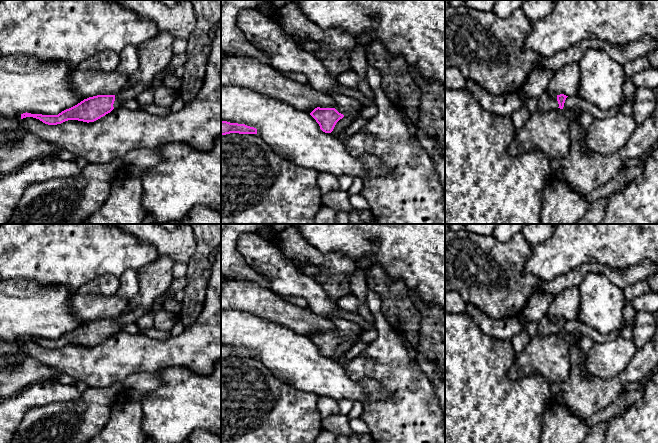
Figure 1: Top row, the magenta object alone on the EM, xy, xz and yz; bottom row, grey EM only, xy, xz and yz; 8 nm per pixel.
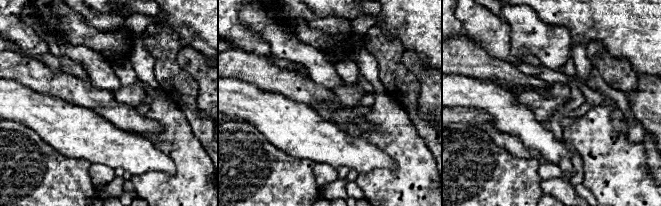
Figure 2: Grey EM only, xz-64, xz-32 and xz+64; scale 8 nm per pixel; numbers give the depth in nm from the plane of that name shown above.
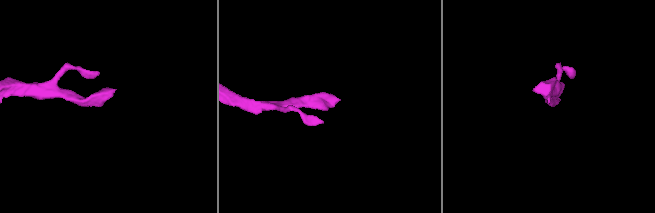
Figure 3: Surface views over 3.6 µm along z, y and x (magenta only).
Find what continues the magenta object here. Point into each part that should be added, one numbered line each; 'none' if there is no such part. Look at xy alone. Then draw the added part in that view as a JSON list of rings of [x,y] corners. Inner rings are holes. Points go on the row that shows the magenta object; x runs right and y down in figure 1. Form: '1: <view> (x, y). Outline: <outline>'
1: xy (155, 54). Outline: [[[159,32],[156,37],[137,48],[139,68],[130,77],[129,86],[115,95],[114,109],[120,107],[125,100],[136,99],[152,84],[153,79],[166,69],[173,57],[173,40],[171,34]]]

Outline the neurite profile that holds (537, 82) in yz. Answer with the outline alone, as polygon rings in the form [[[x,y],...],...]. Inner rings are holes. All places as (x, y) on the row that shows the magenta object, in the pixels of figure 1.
[[[534,68],[528,75],[522,88],[527,98],[539,98],[547,91],[549,83],[553,78],[555,72],[553,70]]]

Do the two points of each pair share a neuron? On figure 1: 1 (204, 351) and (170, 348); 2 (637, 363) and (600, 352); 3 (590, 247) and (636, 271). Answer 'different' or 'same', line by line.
1: same
2: different
3: different

